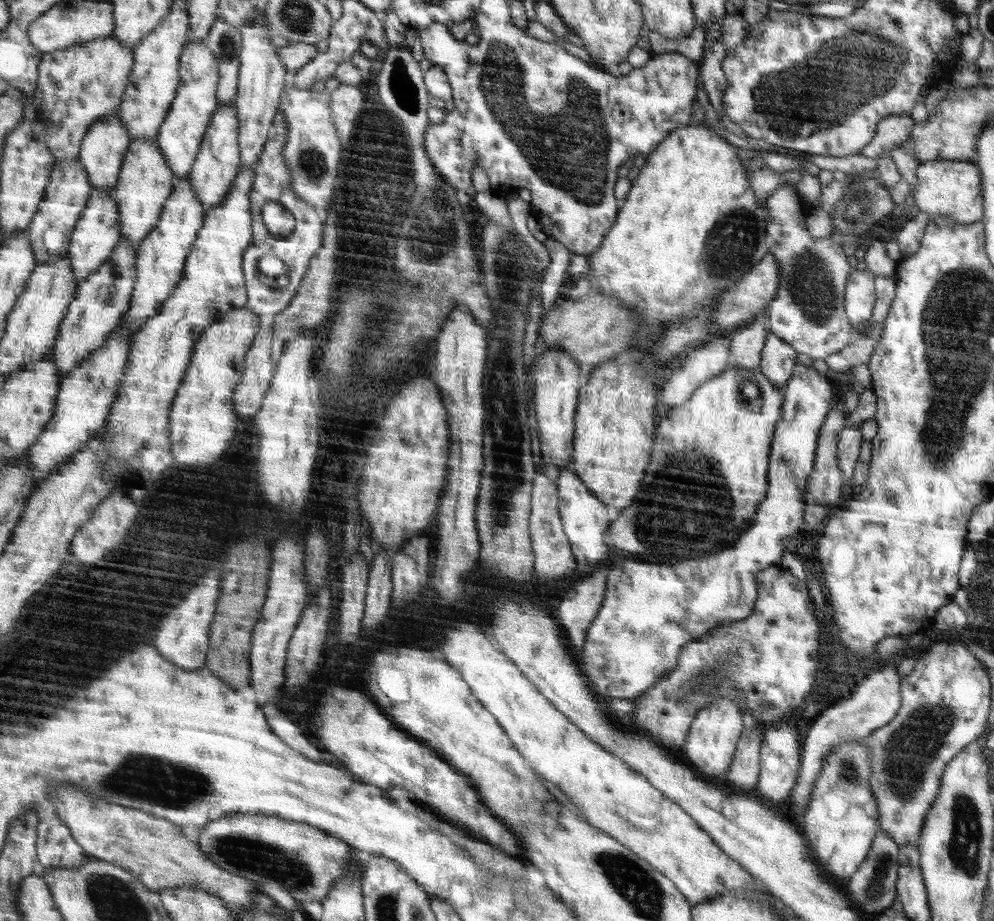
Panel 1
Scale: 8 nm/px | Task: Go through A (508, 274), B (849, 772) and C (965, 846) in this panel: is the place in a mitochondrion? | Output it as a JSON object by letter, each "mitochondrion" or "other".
{"A":"mitochondrion","B":"mitochondrion","C":"mitochondrion"}

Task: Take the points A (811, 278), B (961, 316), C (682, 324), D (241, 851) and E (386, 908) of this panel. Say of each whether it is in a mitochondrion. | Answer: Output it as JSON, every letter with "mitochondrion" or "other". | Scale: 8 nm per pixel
{"A":"mitochondrion","B":"mitochondrion","C":"mitochondrion","D":"mitochondrion","E":"mitochondrion"}

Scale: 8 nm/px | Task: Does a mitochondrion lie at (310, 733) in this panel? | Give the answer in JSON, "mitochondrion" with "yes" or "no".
{"mitochondrion":"no"}

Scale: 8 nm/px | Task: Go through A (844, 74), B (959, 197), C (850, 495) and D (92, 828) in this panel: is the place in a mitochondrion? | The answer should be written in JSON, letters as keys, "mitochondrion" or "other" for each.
{"A":"mitochondrion","B":"other","C":"other","D":"other"}

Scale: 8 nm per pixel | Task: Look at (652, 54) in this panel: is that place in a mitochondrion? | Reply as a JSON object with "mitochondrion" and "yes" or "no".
{"mitochondrion":"no"}

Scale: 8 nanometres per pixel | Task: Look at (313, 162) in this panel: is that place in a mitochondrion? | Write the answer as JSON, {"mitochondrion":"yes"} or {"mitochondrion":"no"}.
{"mitochondrion":"yes"}

